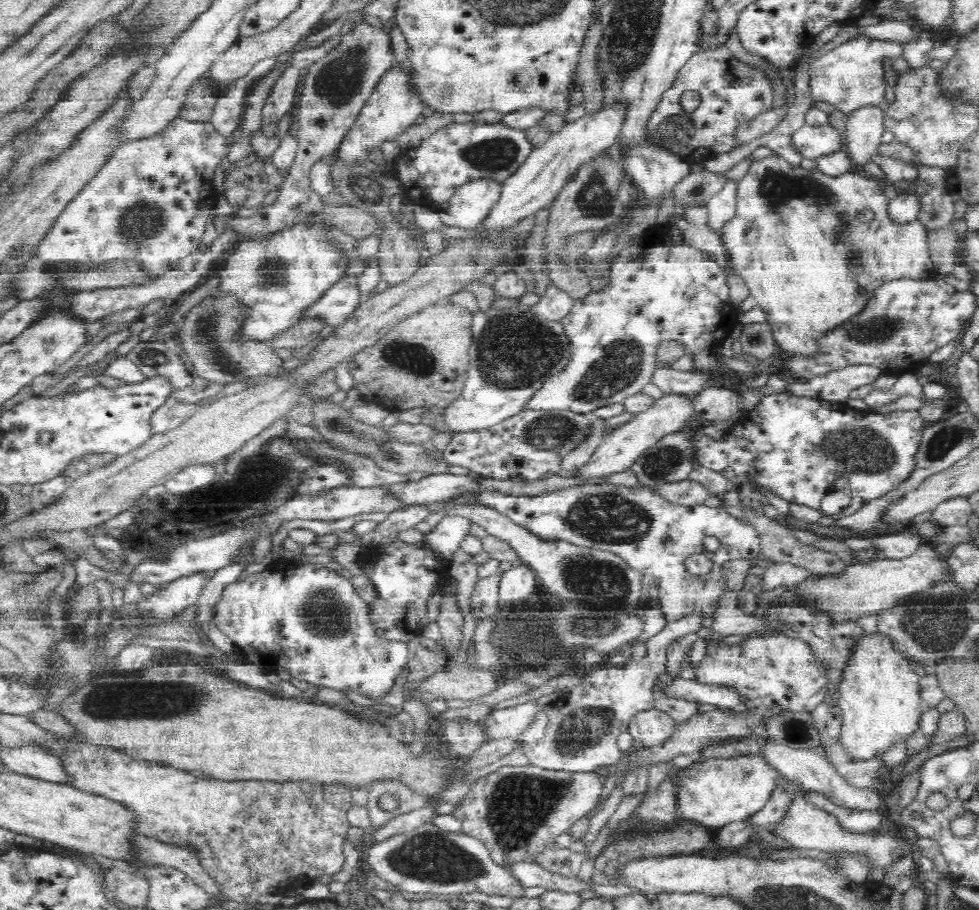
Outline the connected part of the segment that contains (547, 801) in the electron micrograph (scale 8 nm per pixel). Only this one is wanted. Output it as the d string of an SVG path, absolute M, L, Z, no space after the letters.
M531 764L504 766L470 785L468 792L458 802L458 808L455 808L452 814L462 821L463 834L482 841L492 861L512 871L521 863L537 863L538 856L548 847L552 847L557 837L567 834L570 828L578 825L578 820L597 806L602 784L603 782L595 776L595 772L551 771Z

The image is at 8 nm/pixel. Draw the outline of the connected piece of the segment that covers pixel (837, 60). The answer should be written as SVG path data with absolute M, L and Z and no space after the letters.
M858 36L822 54L810 68L810 91L814 100L832 103L846 114L868 103L881 104L886 92L886 62L902 56L903 48L892 42Z

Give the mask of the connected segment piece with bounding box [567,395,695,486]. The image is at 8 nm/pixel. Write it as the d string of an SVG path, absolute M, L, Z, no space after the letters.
M664 395L656 405L636 416L634 420L616 427L615 432L602 444L601 448L590 458L585 466L567 474L575 480L575 486L603 483L604 480L629 472L662 438L678 433L682 424L694 416L691 397Z

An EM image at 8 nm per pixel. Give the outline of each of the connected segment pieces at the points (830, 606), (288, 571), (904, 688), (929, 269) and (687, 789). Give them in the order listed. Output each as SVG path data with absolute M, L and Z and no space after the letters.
M927 543L920 546L914 556L902 560L887 557L867 561L854 560L839 571L806 575L787 591L793 596L793 604L823 614L834 626L844 622L856 622L860 618L868 618L890 607L896 607L910 593L926 588L942 575L951 574L945 561L939 562L933 558L933 552L933 545Z
M279 558L266 564L260 572L226 583L215 602L213 622L218 630L231 638L244 662L261 664L270 672L286 670L296 680L314 685L316 689L331 688L352 696L363 694L371 700L381 698L392 688L409 659L407 643L380 637L380 627L372 619L372 609L358 595L352 580L331 570L326 563L304 564L303 561Z
M879 633L875 635L867 635L866 638L864 638L864 640L862 640L862 642L856 646L856 650L854 650L854 654L852 654L852 660L850 660L850 664L844 668L842 674L843 678L839 684L840 699L837 706L841 710L841 729L839 741L841 748L845 750L845 756L856 762L874 760L874 758L881 759L882 756L894 748L894 746L904 746L904 744L907 745L908 742L912 740L912 736L918 732L918 728L920 728L920 716L922 716L922 712L926 710L926 706L919 695L920 678L916 673L914 673L914 670L912 669L912 663L904 656L903 651L901 651L900 648L897 647L892 641L890 641L887 636L883 636Z
M776 155L753 161L742 178L732 181L735 181L736 197L738 197L736 214L730 222L727 222L721 228L719 232L721 243L727 250L729 266L733 269L733 272L744 280L748 290L750 290L749 296L766 313L766 322L777 342L779 350L784 349L792 353L813 353L813 338L823 333L826 329L833 327L841 320L856 314L870 298L872 290L876 286L880 286L880 284L897 278L923 279L928 277L930 279L936 277L935 264L930 260L928 252L927 231L921 227L918 221L897 223L890 218L888 208L891 198L887 195L887 190L884 189L884 186L878 182L878 178L866 178L851 172L831 177L820 170L810 171L802 167L792 166L782 157Z
M744 756L736 760L693 763L692 768L682 776L682 788L678 794L679 818L718 829L734 822L750 820L771 800L780 778L783 778L782 773L764 757Z

